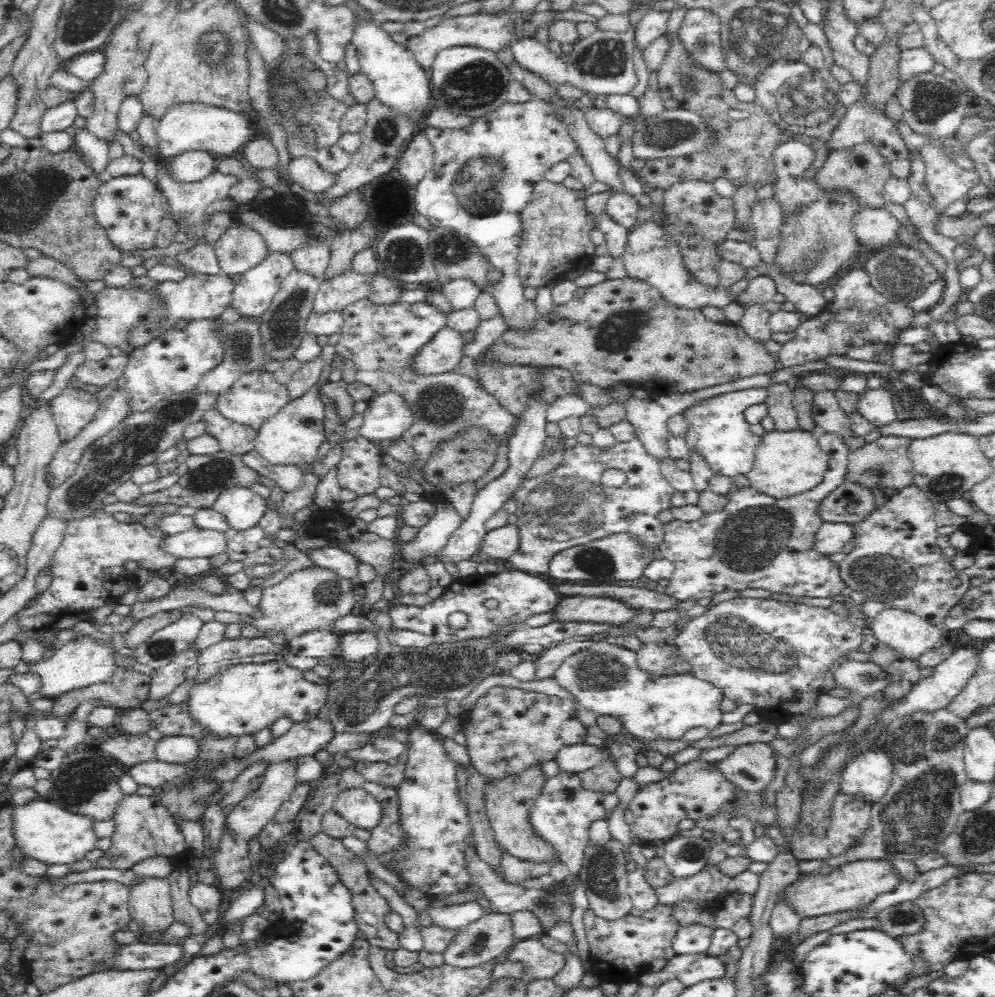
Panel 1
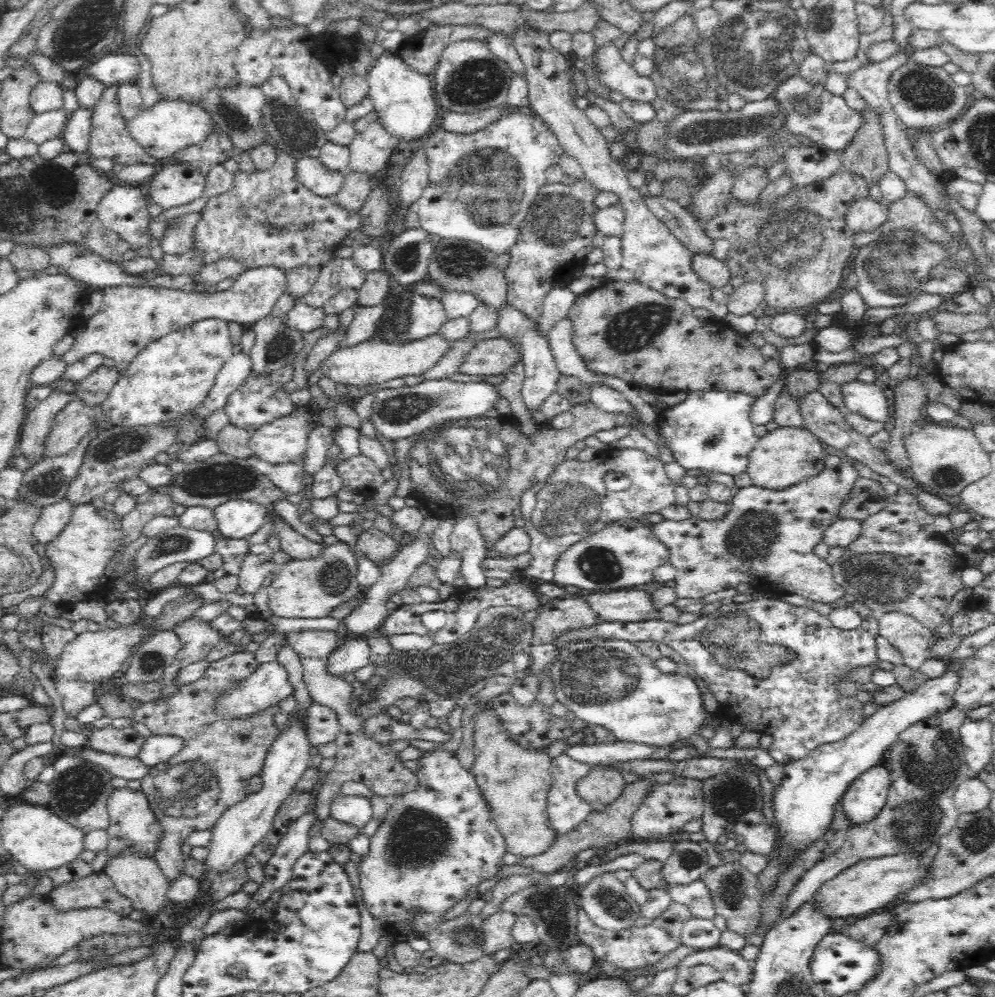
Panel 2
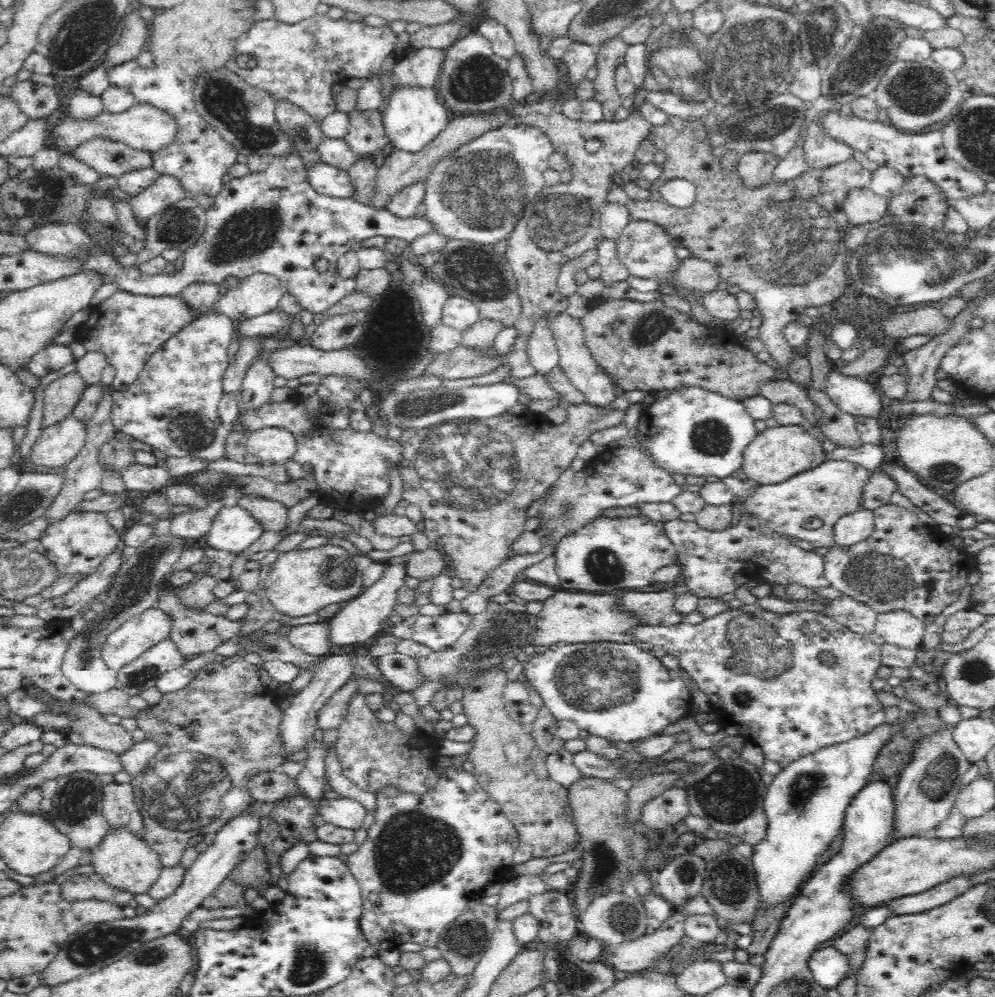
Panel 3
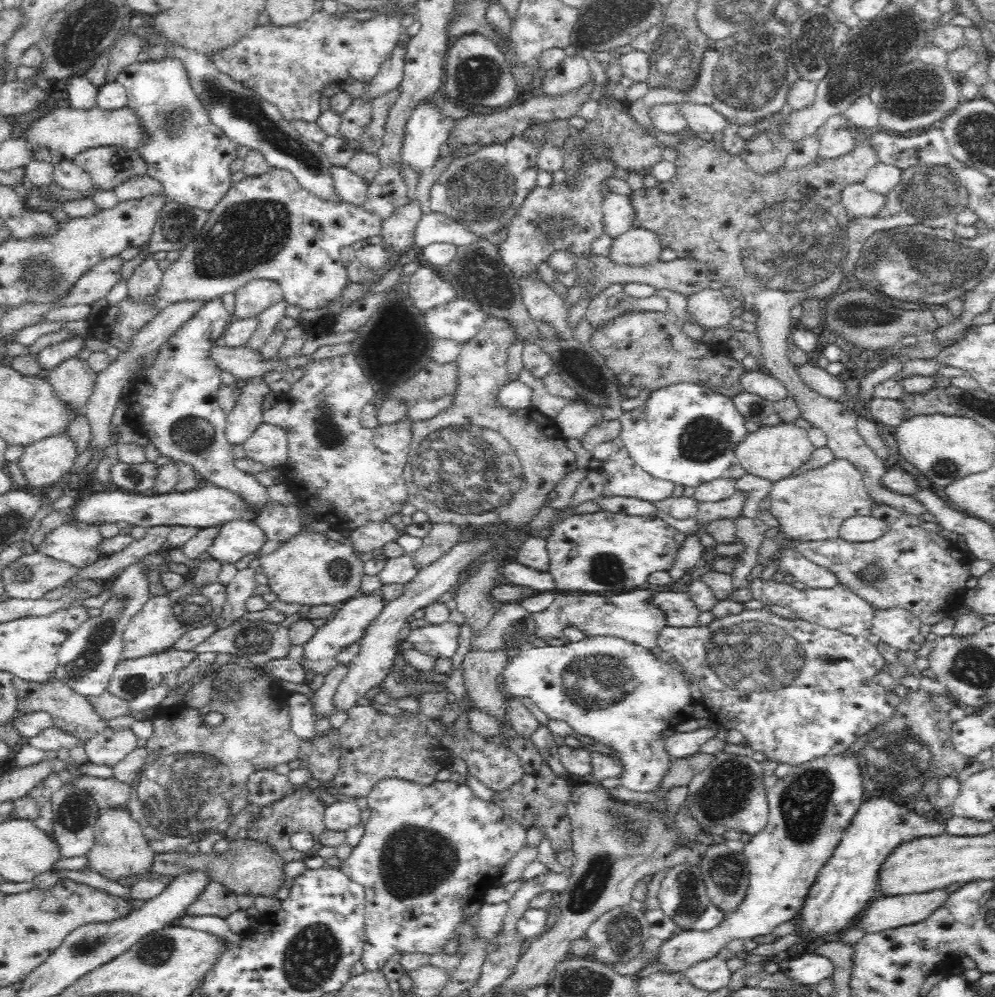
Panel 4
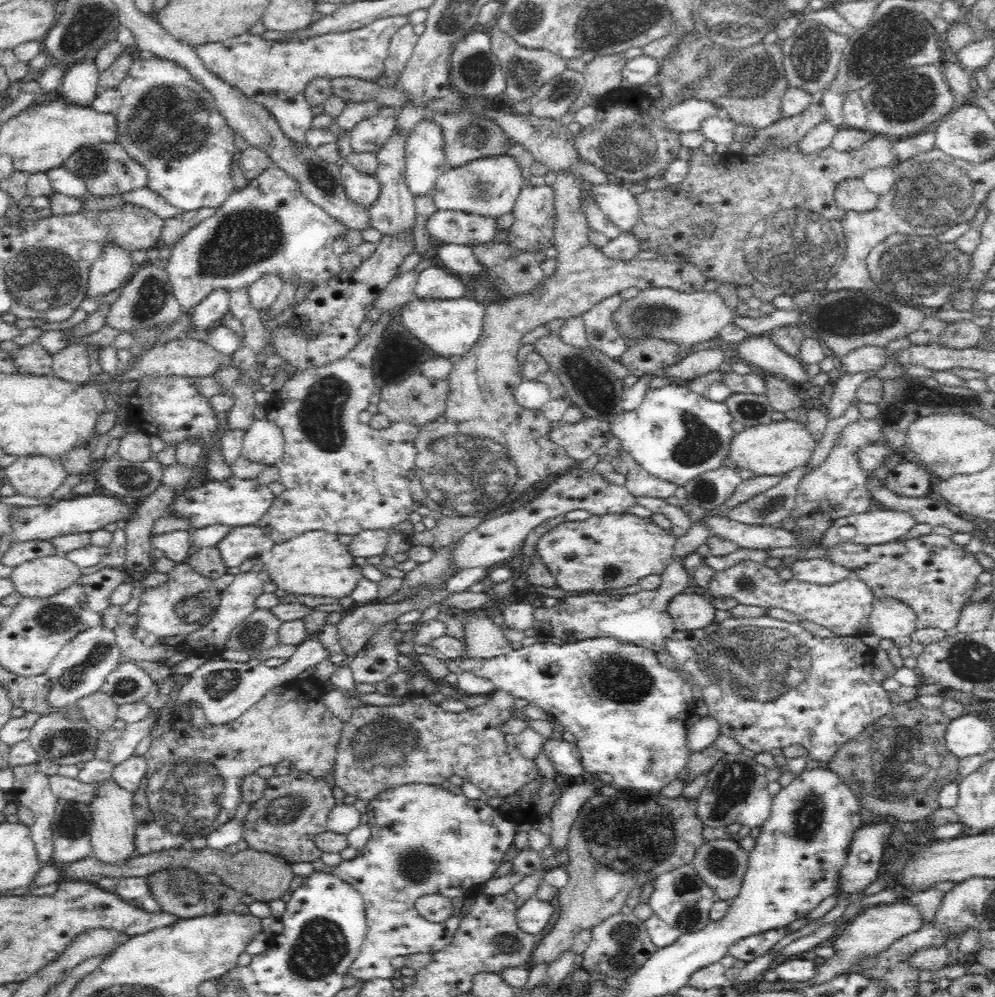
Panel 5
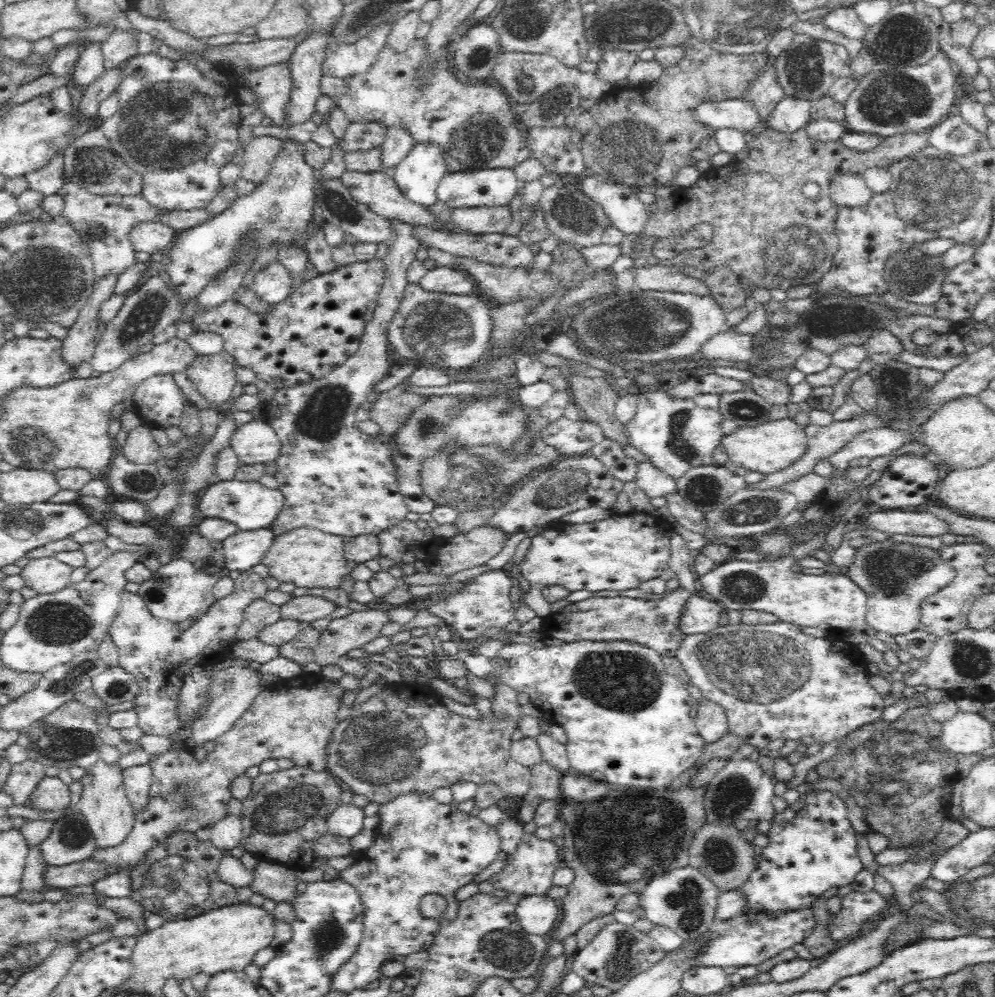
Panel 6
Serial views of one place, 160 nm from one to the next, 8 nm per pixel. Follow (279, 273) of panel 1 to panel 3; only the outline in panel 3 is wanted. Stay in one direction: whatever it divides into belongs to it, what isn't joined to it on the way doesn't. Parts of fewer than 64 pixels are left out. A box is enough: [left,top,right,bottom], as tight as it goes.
[74,273,284,391]

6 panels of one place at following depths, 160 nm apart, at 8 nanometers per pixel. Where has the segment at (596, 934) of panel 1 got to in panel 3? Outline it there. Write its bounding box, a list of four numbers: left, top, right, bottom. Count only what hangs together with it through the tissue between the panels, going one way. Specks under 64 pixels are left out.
[600,912,686,973]

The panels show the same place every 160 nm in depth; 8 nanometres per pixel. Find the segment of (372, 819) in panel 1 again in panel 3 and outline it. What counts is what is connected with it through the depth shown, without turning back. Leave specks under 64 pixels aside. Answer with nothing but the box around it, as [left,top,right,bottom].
[318,797,366,830]

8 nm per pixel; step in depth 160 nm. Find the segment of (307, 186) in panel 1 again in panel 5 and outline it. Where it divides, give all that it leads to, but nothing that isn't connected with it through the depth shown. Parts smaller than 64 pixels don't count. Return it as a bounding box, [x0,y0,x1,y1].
[339,162,380,210]

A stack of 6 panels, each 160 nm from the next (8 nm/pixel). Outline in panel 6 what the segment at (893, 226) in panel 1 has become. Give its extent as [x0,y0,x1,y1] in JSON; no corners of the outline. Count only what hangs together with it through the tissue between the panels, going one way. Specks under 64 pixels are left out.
[829,172,874,208]

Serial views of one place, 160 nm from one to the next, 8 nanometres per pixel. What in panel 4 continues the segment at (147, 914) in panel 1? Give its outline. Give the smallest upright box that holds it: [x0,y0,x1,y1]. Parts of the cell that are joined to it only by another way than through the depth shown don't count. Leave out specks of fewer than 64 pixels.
[87,805,153,880]

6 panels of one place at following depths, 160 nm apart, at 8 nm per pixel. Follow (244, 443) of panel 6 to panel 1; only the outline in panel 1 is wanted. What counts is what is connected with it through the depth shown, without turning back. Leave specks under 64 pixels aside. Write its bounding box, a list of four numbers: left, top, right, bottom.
[253,343,336,466]

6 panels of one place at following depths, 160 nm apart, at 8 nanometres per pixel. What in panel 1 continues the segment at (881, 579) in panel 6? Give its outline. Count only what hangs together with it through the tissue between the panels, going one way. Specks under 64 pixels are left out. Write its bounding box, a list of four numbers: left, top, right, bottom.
[871,607,945,662]

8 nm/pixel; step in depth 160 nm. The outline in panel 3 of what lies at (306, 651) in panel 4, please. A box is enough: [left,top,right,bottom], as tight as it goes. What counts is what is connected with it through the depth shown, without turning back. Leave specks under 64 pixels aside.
[327,563,405,652]

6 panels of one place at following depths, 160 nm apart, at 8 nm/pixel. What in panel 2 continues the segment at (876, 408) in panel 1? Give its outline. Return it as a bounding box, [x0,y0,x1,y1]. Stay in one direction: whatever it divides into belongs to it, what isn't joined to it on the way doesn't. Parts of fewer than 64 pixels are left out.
[840,379,888,422]

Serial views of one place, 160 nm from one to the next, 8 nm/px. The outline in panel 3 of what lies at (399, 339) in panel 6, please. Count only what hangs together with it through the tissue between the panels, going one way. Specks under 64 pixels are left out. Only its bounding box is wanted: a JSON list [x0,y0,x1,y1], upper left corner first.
[439,296,480,333]

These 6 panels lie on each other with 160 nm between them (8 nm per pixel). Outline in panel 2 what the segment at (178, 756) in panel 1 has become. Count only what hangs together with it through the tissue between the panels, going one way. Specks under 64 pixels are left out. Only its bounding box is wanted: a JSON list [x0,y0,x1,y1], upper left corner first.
[138,735,184,768]

